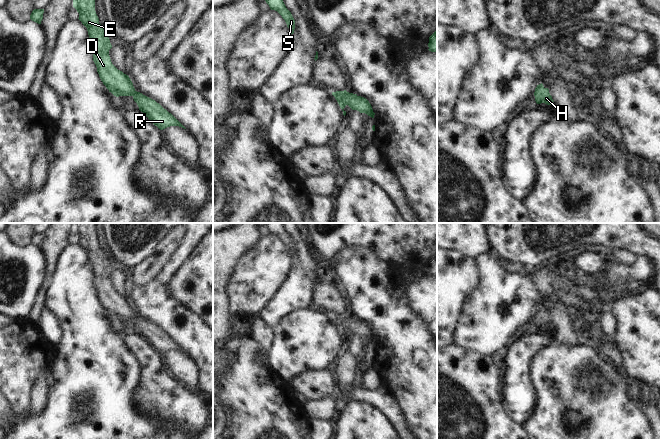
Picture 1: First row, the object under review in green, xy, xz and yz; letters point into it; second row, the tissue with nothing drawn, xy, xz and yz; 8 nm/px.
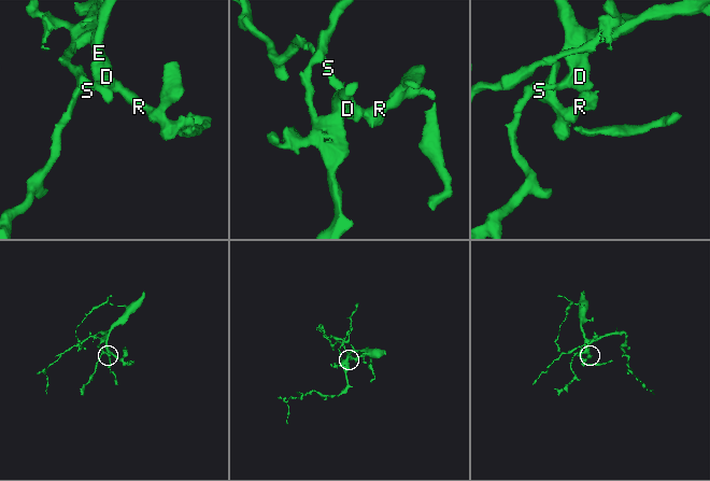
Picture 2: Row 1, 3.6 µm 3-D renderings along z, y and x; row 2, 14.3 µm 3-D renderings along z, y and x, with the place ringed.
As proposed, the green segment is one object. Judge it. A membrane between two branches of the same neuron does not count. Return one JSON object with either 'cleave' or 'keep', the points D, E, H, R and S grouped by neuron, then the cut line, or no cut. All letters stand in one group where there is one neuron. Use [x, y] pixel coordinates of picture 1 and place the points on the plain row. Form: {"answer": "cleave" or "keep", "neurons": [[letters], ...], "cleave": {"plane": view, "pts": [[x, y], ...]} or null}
{"answer": "keep", "neurons": [["D", "E", "H", "R", "S"]], "cleave": null}

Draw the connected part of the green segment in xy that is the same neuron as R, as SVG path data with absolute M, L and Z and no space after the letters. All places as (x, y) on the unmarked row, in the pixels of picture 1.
M74 223L73 231L79 237L79 244L87 252L89 263L93 273L93 285L97 291L97 296L103 308L114 320L132 320L137 327L139 334L145 338L145 340L160 354L163 354L170 350L179 350L186 353L171 337L164 333L155 324L137 316L133 310L133 307L128 299L118 294L111 286L109 280L109 274L112 272L110 263L105 253L99 247L99 242L95 235L95 223Z

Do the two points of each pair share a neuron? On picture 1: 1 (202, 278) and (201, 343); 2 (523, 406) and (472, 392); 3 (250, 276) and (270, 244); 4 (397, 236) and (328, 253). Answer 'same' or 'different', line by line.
1: different
2: different
3: same
4: same

